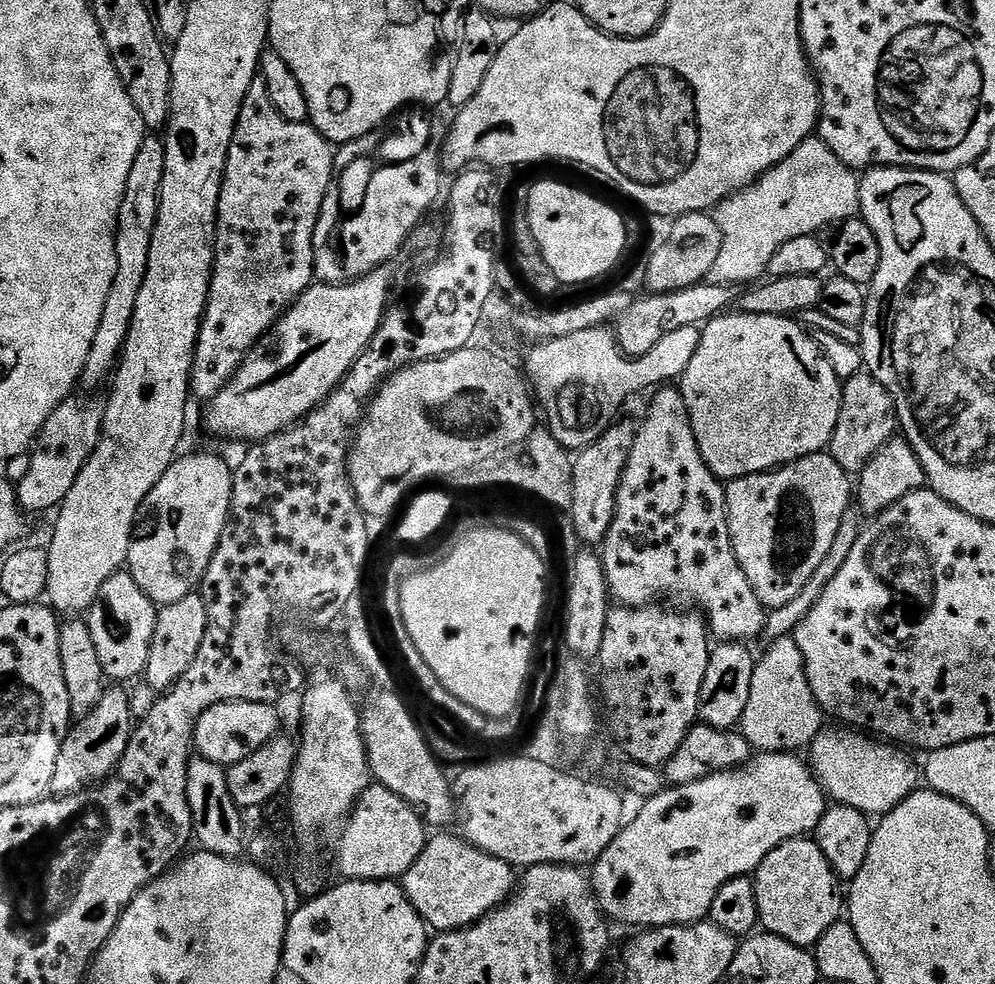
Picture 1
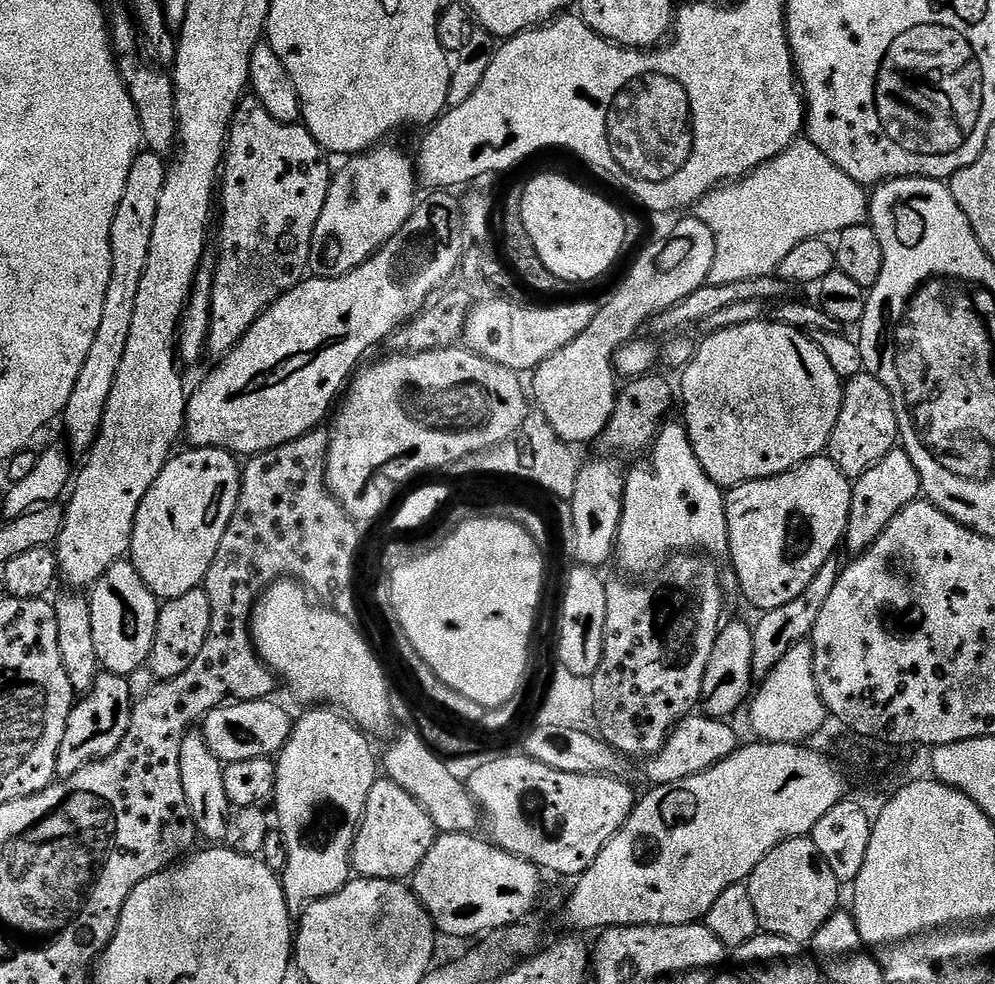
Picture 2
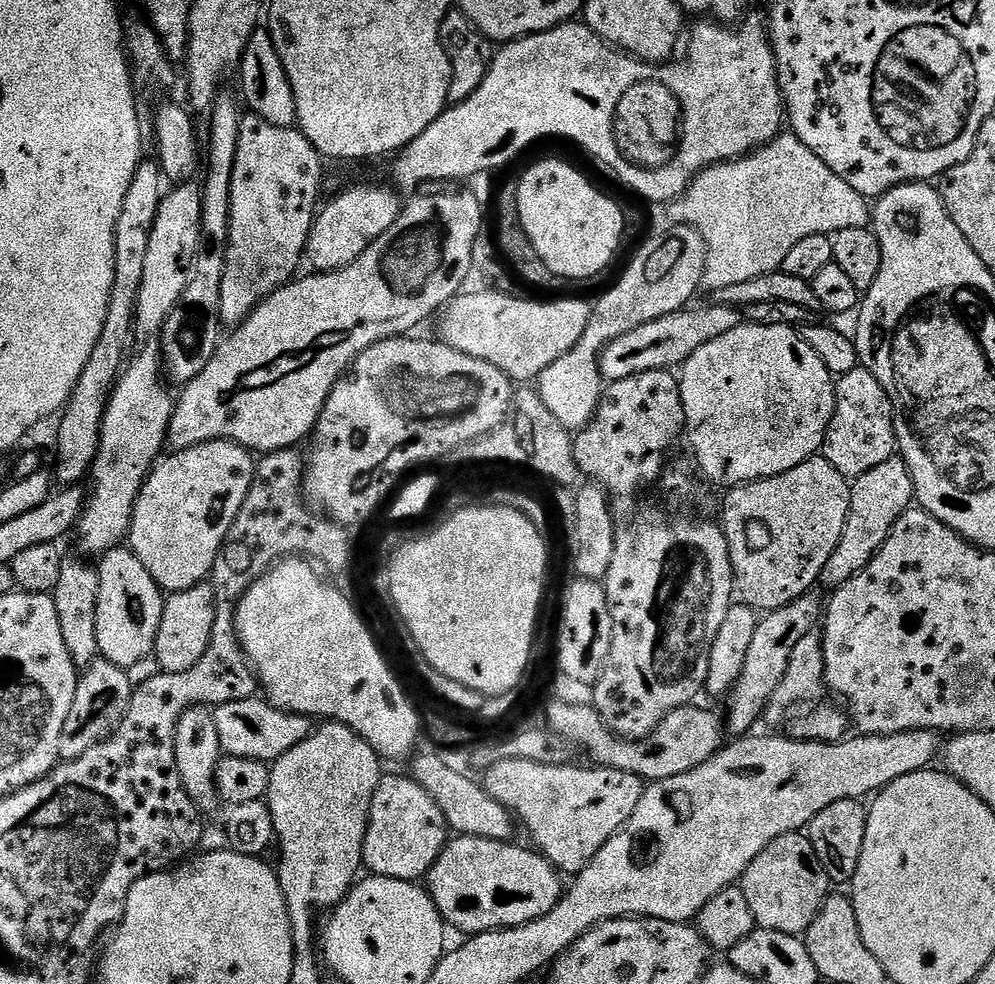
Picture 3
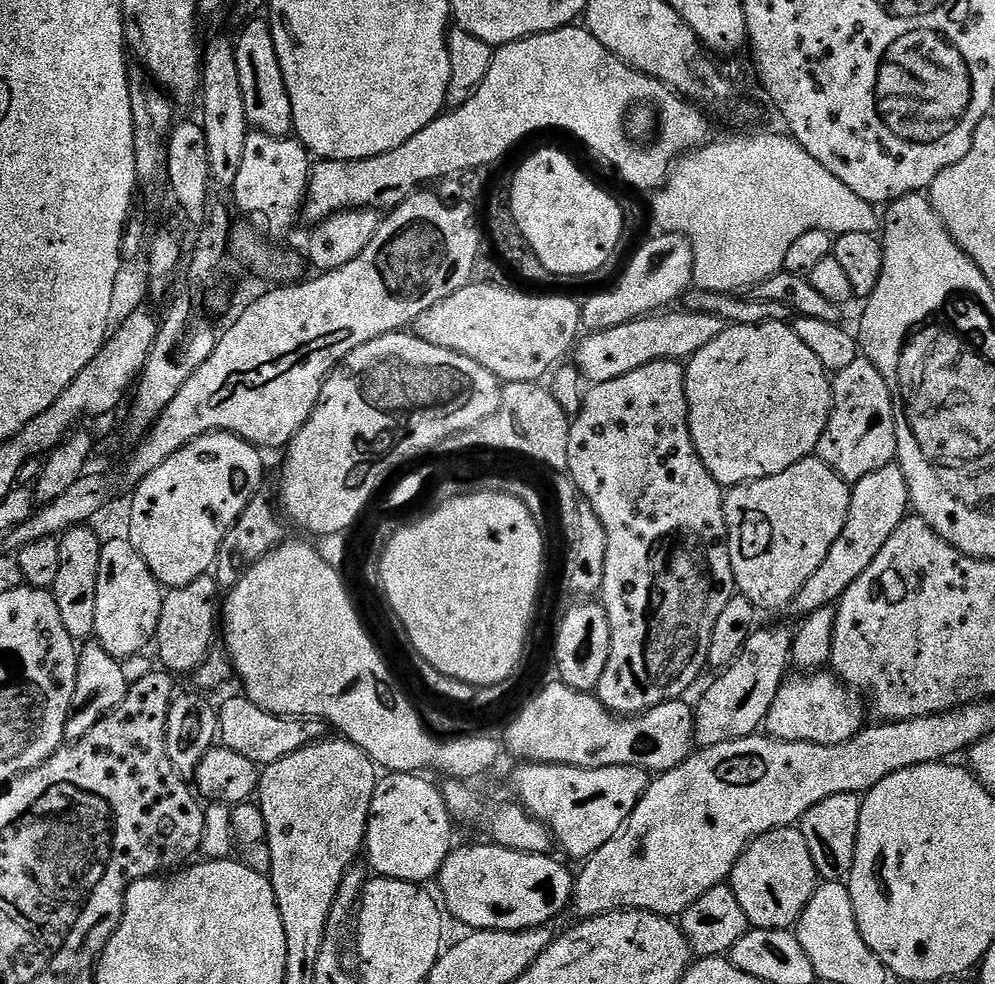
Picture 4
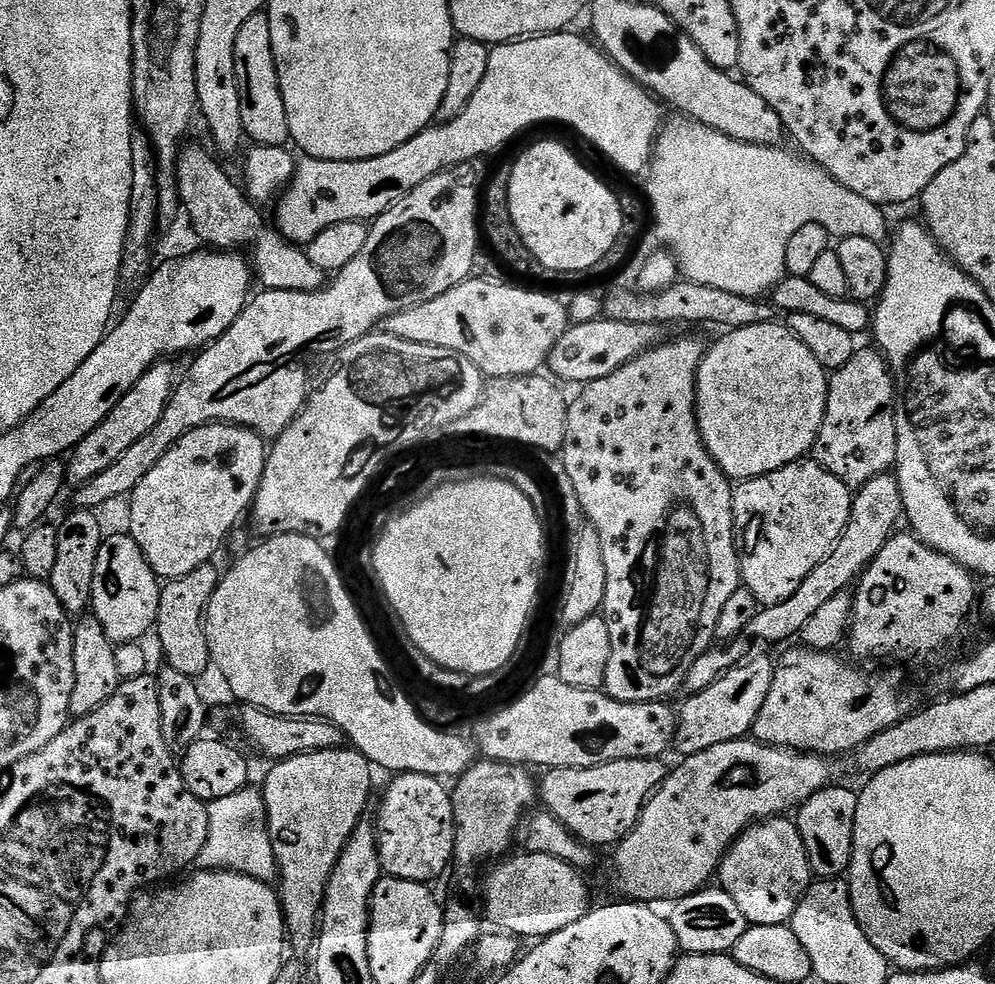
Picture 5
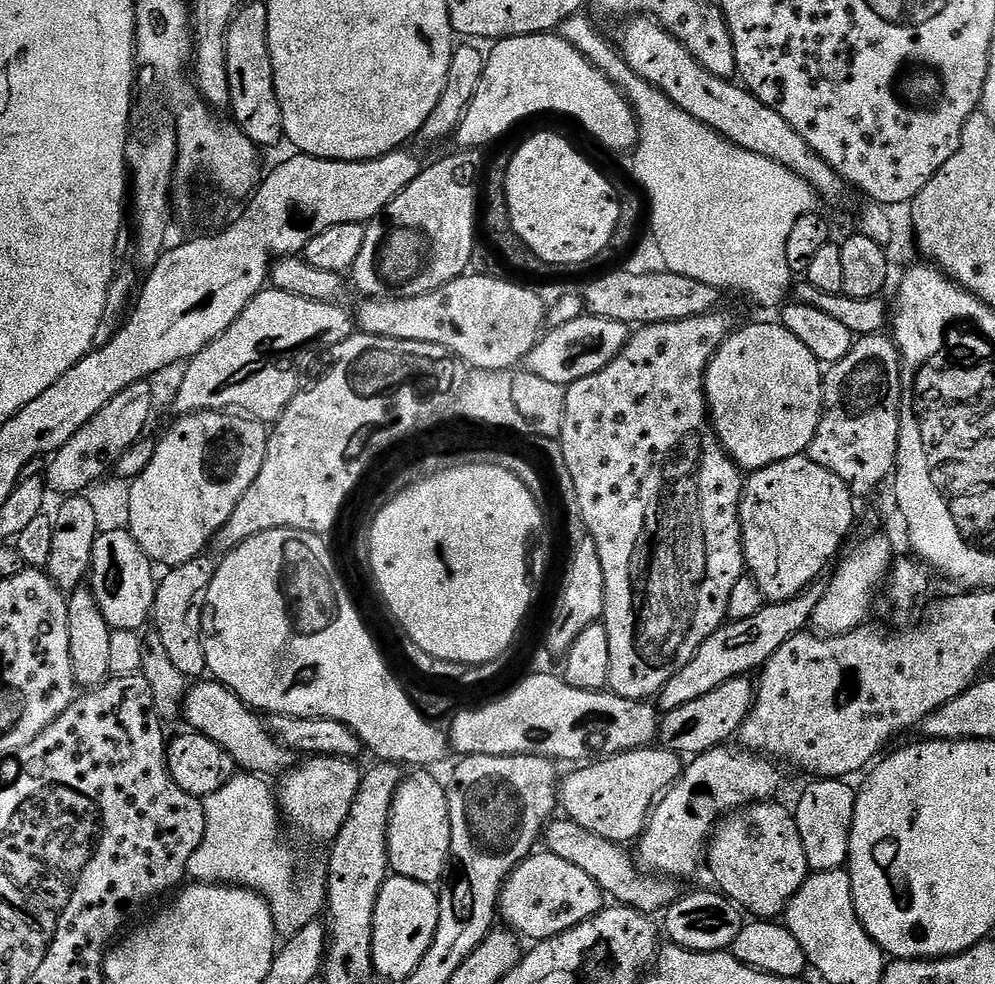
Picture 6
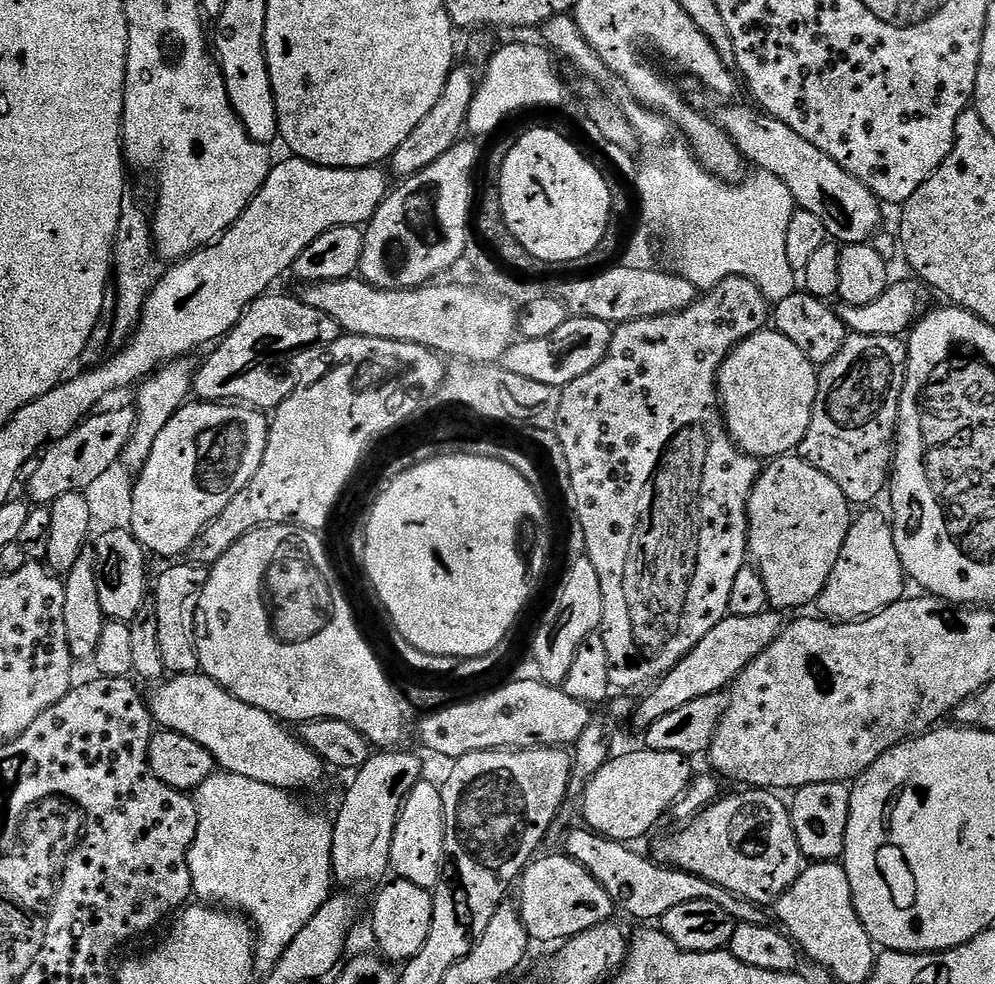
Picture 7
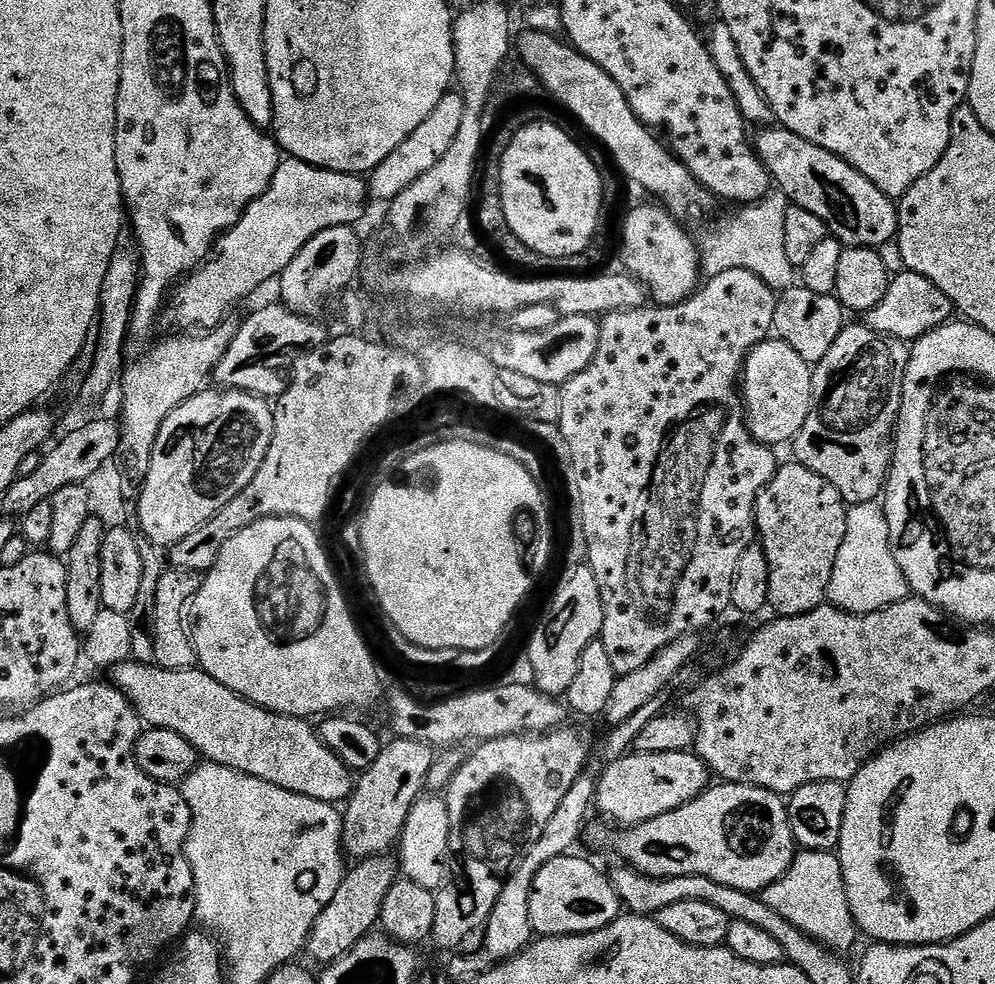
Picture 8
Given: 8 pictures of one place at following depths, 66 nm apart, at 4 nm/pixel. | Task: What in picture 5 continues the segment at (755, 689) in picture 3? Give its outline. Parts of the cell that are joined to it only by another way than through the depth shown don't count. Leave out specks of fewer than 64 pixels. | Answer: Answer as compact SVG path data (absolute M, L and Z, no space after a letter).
M754 656L719 676L706 690L688 696L684 705L679 705L675 751L680 751L684 756L696 756L699 752L710 750L710 746L743 740L751 733L758 714L769 697L776 673L774 660L768 656Z

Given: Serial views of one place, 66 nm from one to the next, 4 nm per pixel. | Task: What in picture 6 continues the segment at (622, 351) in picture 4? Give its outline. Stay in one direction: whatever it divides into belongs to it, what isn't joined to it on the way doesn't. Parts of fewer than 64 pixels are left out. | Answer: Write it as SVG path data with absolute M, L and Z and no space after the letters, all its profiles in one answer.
M585 314L574 318L574 322L566 322L566 326L558 326L545 331L539 342L530 350L526 361L527 371L538 374L538 378L546 378L546 382L554 382L567 386L578 382L578 378L586 378L590 374L598 374L628 345L629 325L607 320L601 316Z

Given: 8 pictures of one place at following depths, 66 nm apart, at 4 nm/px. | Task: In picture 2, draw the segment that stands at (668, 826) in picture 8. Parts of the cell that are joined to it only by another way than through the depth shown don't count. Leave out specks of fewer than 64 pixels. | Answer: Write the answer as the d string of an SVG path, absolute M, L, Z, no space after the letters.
M795 836L793 840L784 840L774 850L770 850L758 862L758 866L747 878L750 902L754 902L754 914L758 914L758 922L764 932L769 932L782 938L790 938L796 944L807 945L815 941L818 930L822 928L829 917L840 907L840 891L842 885L834 878L834 870L826 866L826 858L818 854L818 846L810 838Z

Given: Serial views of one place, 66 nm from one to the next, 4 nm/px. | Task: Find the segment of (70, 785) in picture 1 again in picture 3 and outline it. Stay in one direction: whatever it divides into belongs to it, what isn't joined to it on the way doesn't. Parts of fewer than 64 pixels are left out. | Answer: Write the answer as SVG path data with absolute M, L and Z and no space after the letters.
M97 658L89 668L83 669L82 675L76 681L74 706L70 706L70 714L62 730L60 760L82 758L86 750L94 750L94 746L108 739L124 720L132 701L132 690L125 669L119 668L114 662Z

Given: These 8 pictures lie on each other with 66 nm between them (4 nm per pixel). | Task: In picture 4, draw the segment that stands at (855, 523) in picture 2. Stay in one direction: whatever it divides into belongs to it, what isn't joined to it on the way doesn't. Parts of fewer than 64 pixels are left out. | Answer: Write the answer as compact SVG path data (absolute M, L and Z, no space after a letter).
M893 462L882 466L882 470L874 470L874 474L866 474L866 478L855 481L851 485L852 497L850 510L846 518L846 526L842 526L842 534L838 534L838 542L830 546L830 554L826 554L826 562L814 570L810 582L802 586L796 595L794 609L800 618L807 618L811 612L833 607L866 574L870 562L878 558L878 550L890 542L890 534L898 530L900 523L910 512L908 483L906 474L899 463Z

